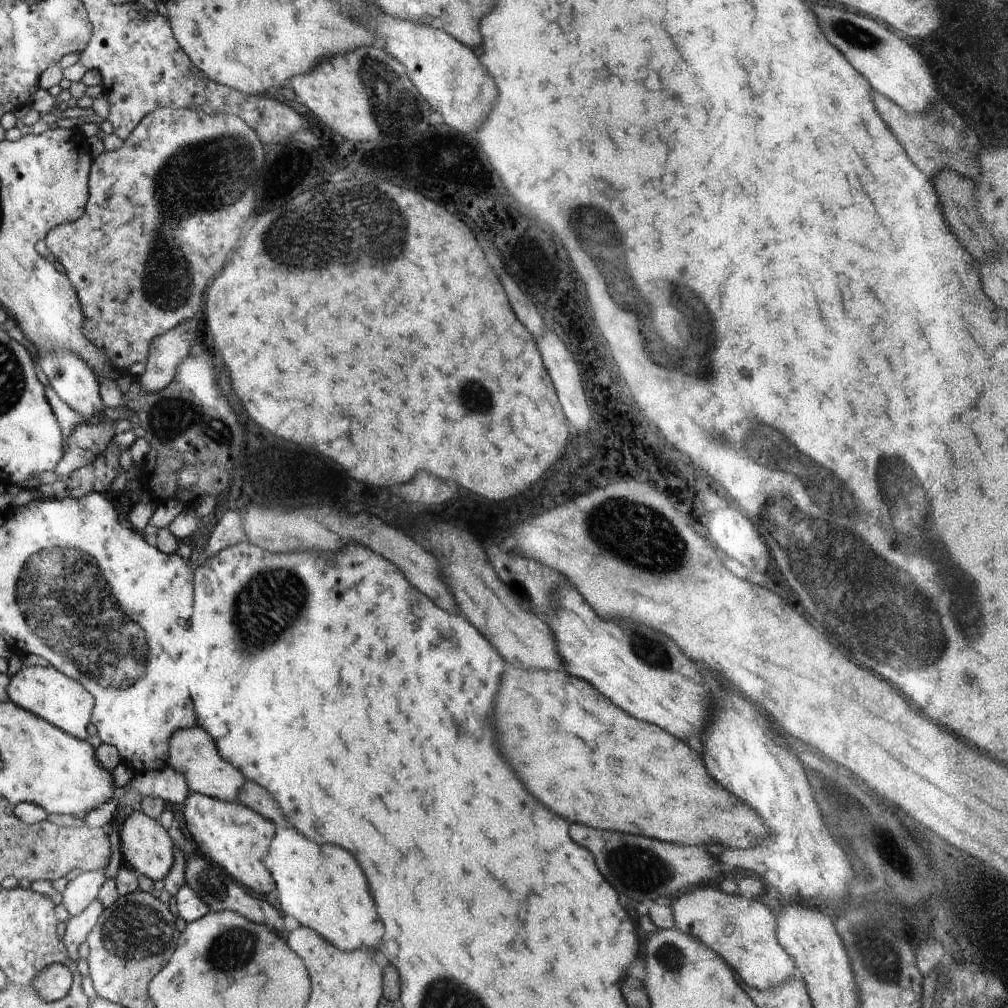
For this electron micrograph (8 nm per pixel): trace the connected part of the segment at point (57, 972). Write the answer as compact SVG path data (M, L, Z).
M52 963L37 972L33 986L42 1000L54 1002L68 994L72 981L73 976L65 964Z

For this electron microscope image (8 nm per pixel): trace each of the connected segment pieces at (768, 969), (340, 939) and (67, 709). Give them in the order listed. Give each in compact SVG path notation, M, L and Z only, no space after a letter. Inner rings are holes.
M704 886L682 894L672 904L674 924L682 932L698 936L708 948L714 948L726 964L756 990L765 991L782 984L788 977L797 975L794 961L776 938L777 916L764 904L740 896L728 896L722 890ZM730 926L730 934L728 934Z
M278 826L275 828L275 834L269 846L268 856L264 859L264 866L276 882L278 900L282 904L284 914L296 918L302 926L316 930L322 938L326 938L340 950L351 951L362 946L374 948L384 936L384 928L378 920L378 912L370 896L366 876L362 874L352 854L338 846L318 846L302 838L294 828ZM322 854L332 856L332 860L324 860L324 870L328 870L324 872L324 876L328 874L330 880L322 878L320 882L322 862L318 860L318 856Z
M30 665L22 667L13 677L8 686L9 700L15 705L28 709L50 724L57 725L70 736L86 741L86 726L90 722L90 712L96 706L96 700L77 680L66 676L52 666L37 667Z

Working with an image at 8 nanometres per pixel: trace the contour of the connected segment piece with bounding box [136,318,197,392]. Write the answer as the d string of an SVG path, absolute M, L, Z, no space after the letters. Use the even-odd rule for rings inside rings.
M196 318L188 319L150 341L145 370L136 377L146 391L154 392L174 380L178 365L195 343L196 329Z

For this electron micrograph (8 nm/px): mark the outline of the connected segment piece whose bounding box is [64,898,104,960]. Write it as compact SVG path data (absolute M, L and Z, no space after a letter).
M96 898L86 907L84 912L68 919L64 936L65 944L68 946L68 953L72 960L79 959L78 948L80 948L80 944L91 933L103 910L104 906L102 902Z

